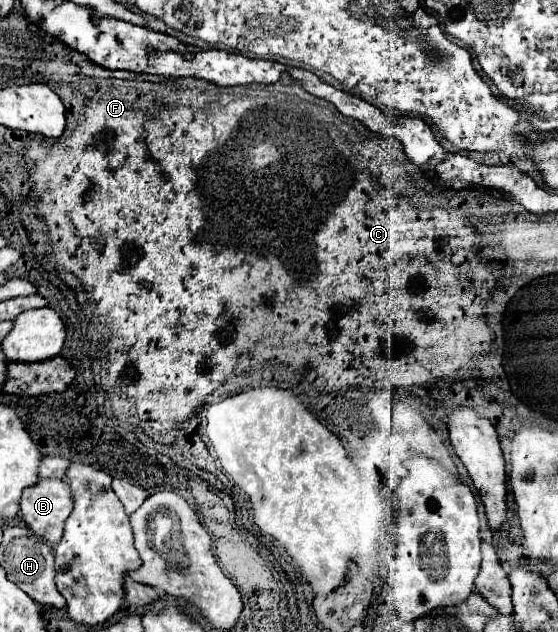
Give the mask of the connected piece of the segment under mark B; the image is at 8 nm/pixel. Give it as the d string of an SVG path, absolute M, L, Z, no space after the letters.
M40 479L36 485L24 489L20 497L20 511L24 523L50 543L62 537L64 521L72 513L70 487L62 479Z

